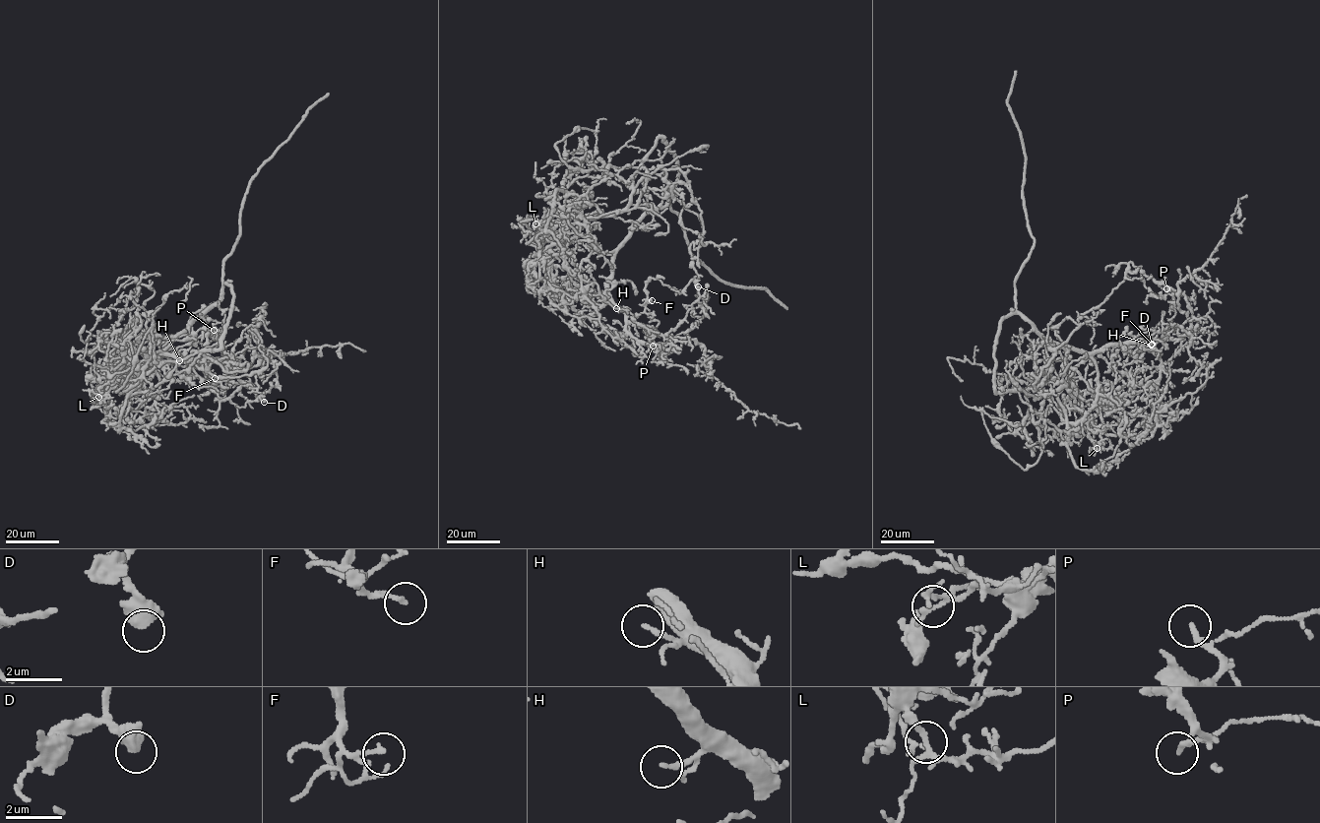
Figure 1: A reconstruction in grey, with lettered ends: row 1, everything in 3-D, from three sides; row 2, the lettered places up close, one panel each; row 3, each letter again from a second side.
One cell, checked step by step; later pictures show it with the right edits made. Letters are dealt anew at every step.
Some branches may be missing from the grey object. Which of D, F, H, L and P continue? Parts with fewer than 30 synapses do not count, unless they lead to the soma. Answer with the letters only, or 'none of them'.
H

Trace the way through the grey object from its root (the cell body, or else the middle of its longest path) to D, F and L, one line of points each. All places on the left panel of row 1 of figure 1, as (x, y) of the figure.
D: (179, 332), (168, 345), (189, 372), (214, 381), (221, 401), (247, 384), (265, 393), (264, 402)
F: (179, 332), (175, 338), (167, 339), (168, 345), (202, 379), (207, 377), (208, 371), (215, 378)
L: (179, 332), (156, 361), (153, 377), (136, 378), (124, 385), (115, 385), (98, 397)

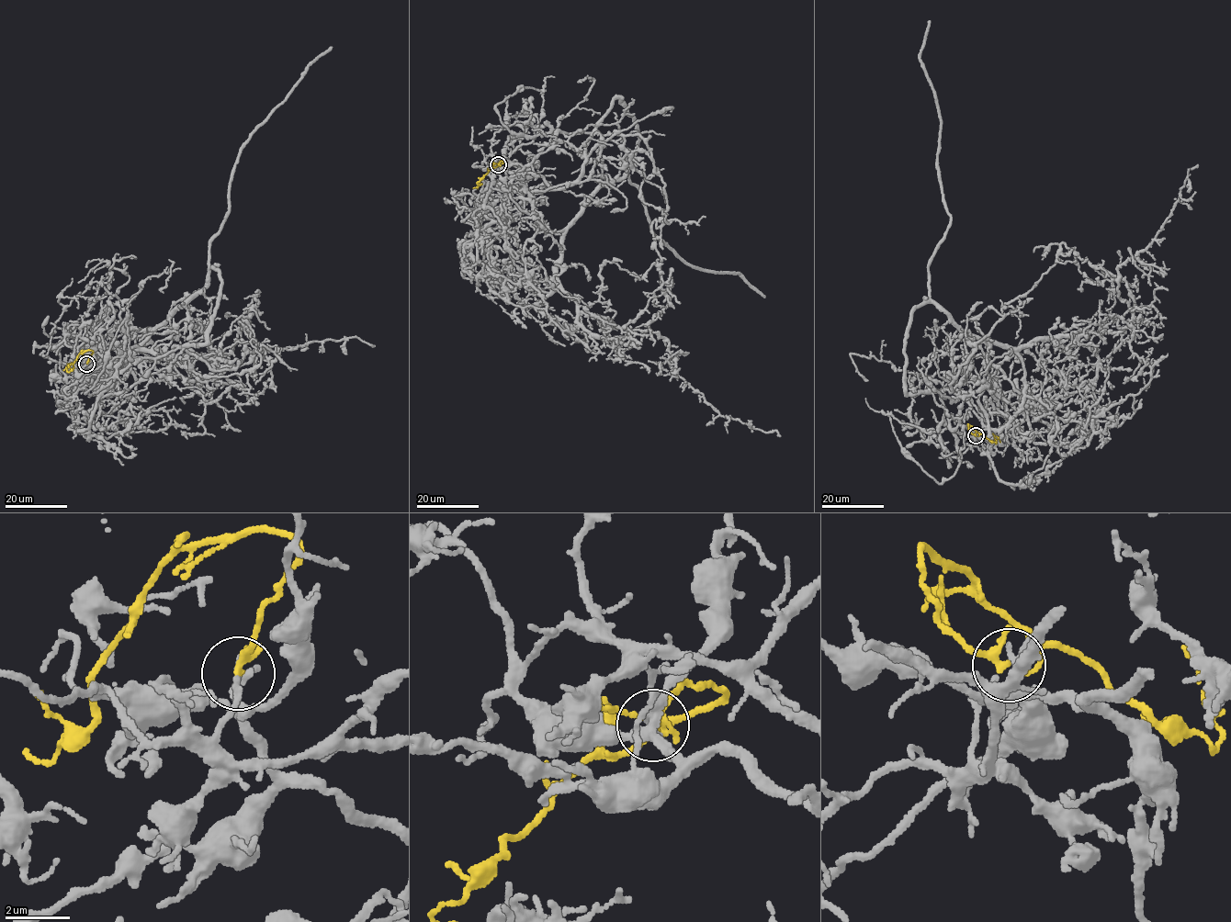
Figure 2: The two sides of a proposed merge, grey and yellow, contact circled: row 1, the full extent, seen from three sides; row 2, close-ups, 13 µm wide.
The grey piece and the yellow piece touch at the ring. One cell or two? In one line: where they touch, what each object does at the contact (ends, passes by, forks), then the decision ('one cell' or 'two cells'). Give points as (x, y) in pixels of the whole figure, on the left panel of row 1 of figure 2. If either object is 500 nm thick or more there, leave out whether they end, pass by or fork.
at (86, 364); grey passes by; yellow passes by; one cell

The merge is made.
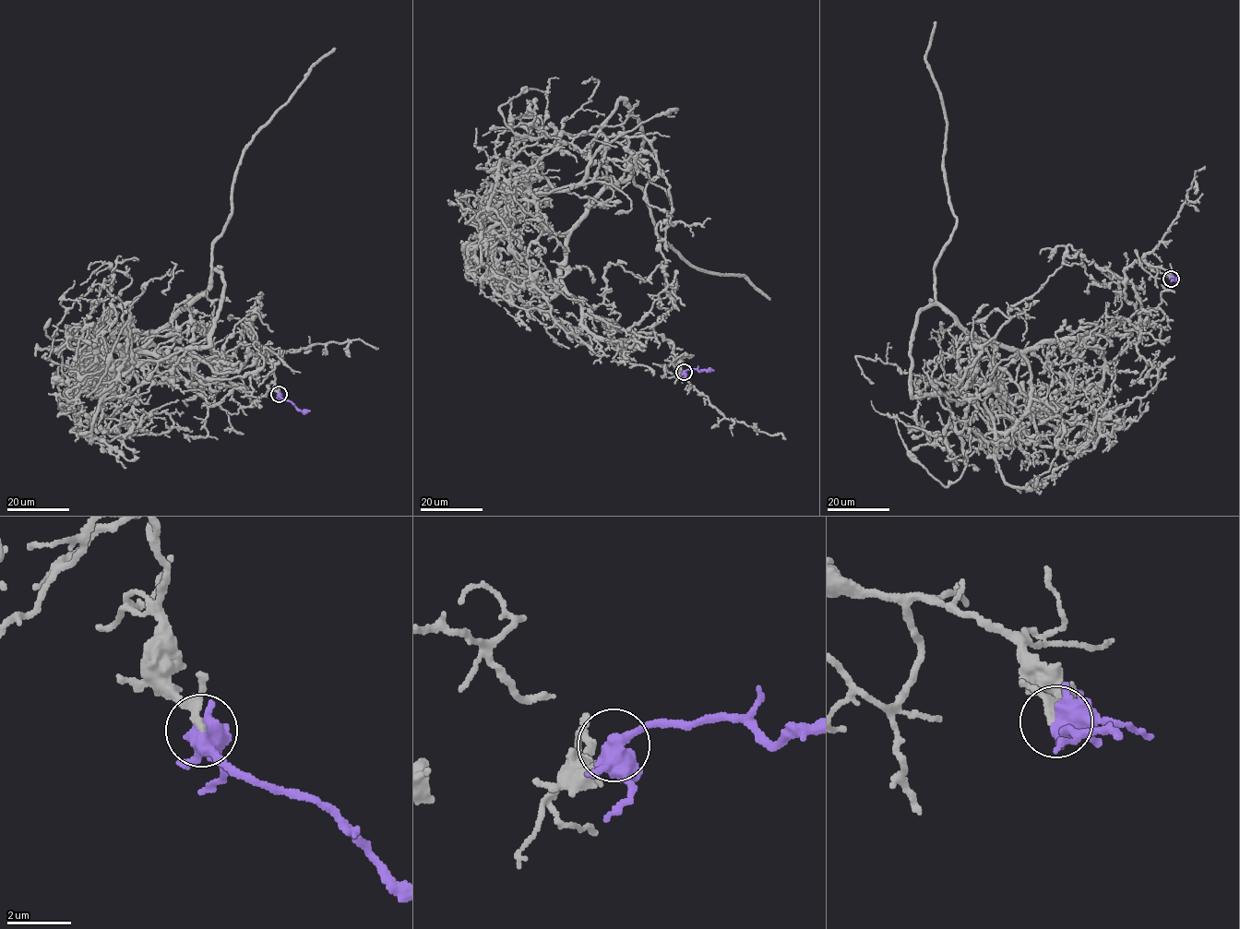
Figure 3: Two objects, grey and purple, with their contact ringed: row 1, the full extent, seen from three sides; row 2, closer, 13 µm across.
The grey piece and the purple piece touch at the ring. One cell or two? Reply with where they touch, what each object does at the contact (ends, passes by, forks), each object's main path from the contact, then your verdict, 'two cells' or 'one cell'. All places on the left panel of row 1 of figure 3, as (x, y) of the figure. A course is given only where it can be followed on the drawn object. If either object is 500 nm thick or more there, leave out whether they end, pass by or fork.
(279, 394) | grey ends | purple forks | grey via (279, 394), (265, 351), (191, 383), (149, 329), (208, 287), (242, 154), (334, 48) | purple via (279, 394), (302, 410), (310, 410) | one cell

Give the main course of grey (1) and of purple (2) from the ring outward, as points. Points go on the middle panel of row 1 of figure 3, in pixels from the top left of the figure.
1: (684, 371), (660, 335), (599, 339), (560, 278), (569, 232), (605, 188), (632, 172), (661, 241), (769, 300)
2: (684, 372), (694, 369), (714, 370)

